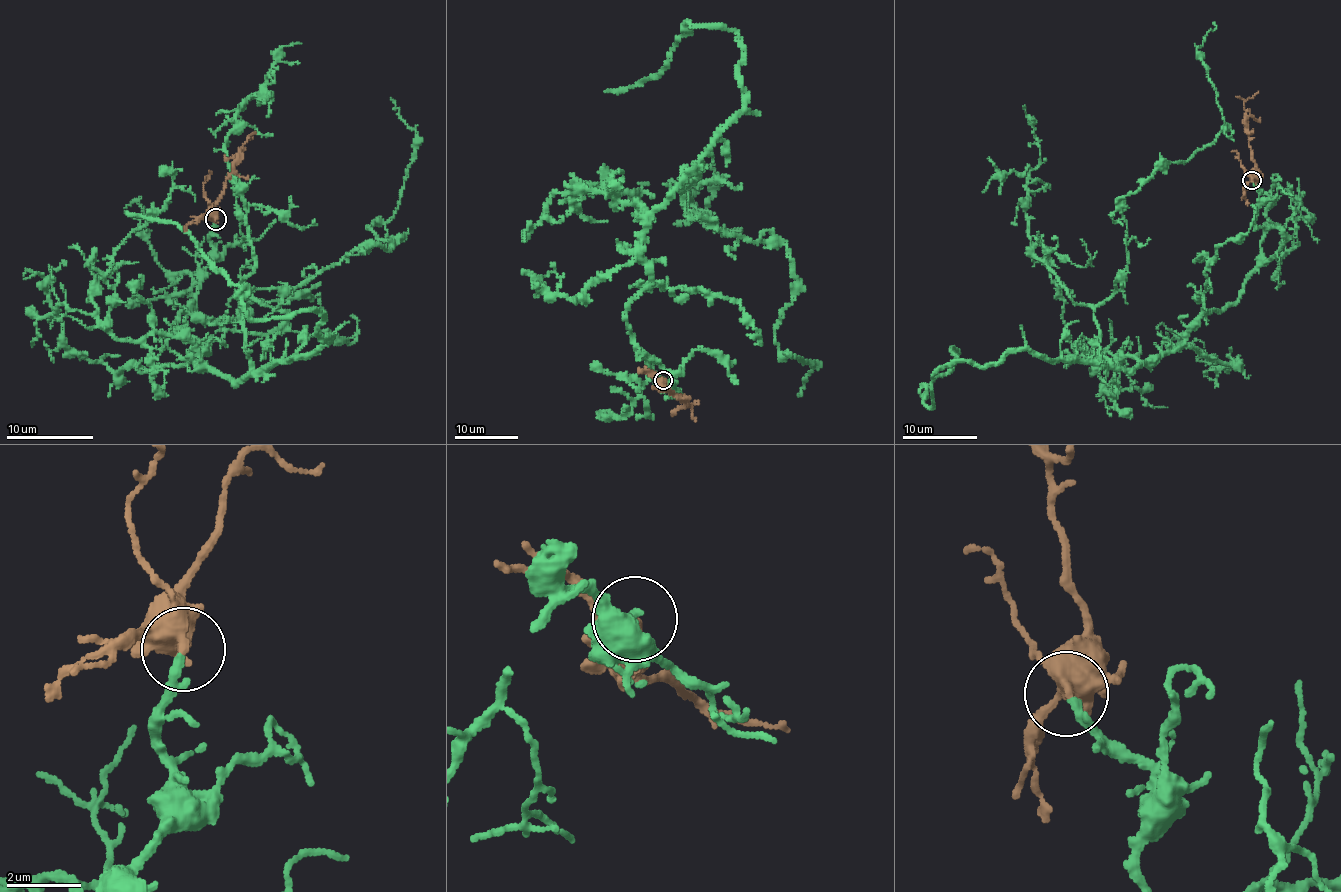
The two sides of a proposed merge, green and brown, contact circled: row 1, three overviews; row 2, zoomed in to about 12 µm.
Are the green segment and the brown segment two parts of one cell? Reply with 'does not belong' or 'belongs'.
belongs

